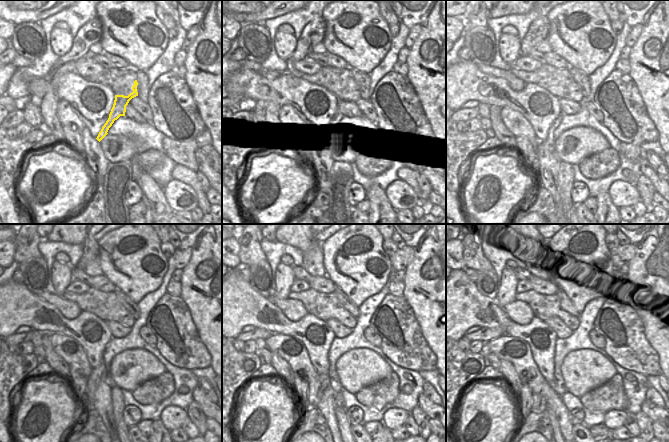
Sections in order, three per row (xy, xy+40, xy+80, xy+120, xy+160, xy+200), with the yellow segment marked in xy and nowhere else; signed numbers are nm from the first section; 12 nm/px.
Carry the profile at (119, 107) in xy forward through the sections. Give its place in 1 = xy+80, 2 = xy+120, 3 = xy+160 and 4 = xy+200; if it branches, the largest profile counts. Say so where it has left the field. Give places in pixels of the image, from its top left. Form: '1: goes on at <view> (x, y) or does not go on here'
1: goes on at xy+80 (545, 148)
2: goes on at xy+120 (98, 374)
3: goes on at xy+160 (316, 388)
4: goes on at xy+200 (538, 404)

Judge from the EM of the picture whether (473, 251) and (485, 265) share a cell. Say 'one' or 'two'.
one

